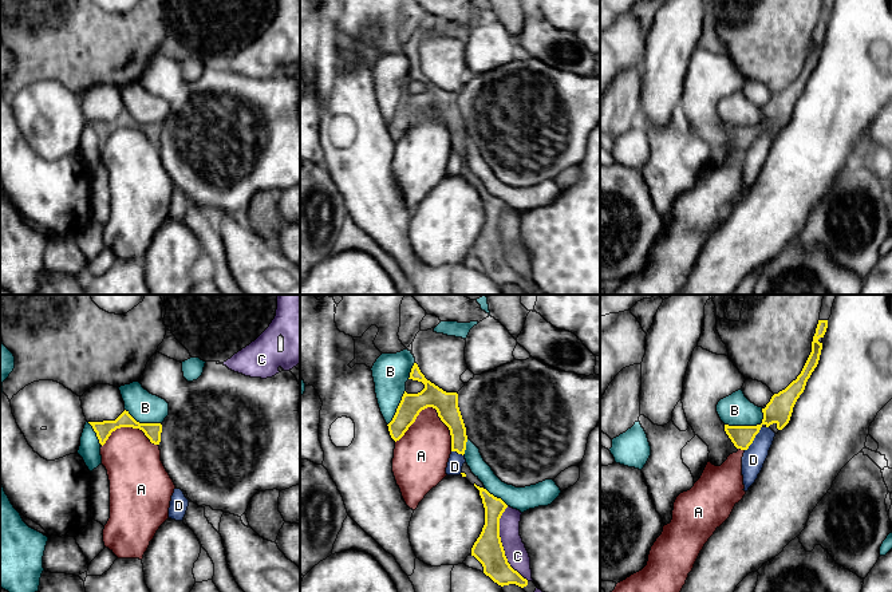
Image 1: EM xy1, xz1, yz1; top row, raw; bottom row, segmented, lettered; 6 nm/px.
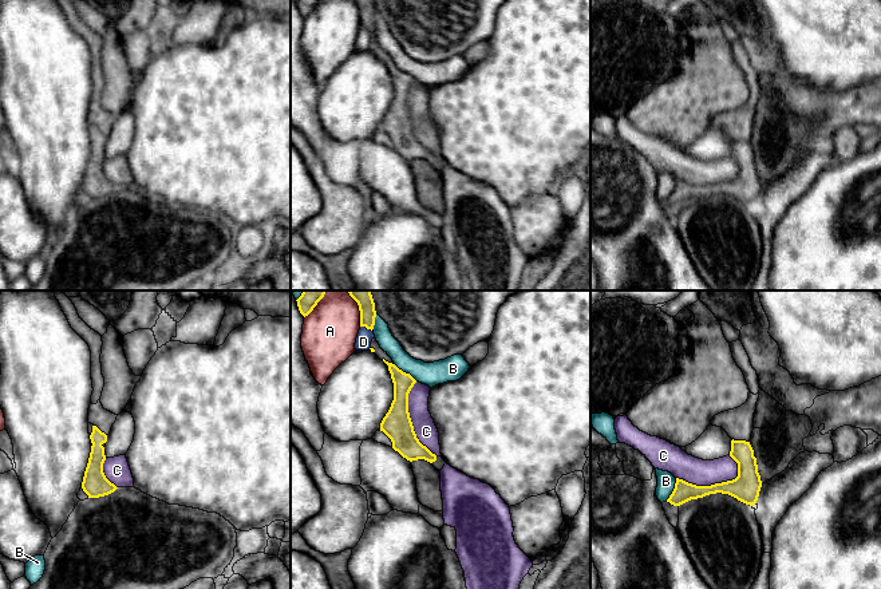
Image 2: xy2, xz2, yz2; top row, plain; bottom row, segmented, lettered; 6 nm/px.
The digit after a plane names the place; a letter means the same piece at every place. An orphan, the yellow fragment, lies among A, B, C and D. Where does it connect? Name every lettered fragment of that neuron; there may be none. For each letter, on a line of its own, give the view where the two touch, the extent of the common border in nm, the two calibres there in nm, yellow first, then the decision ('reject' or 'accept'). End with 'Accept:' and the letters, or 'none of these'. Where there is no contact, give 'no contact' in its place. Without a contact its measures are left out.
A: meets yellow in xz1; contact 340 nm long; 140 nm thick on the yellow side, 300 nm on the other; reject
B: meets yellow in yz1; contact 260 nm long; 160 nm thick on the yellow side, 190 nm on the other; reject
C: meets yellow in yz2; contact 380 nm long; 170 nm thick on the yellow side, 160 nm on the other; reject
D: meets yellow in yz1; contact 180 nm long; 160 nm thick on the yellow side, 140 nm on the other; accept
Accept: D

